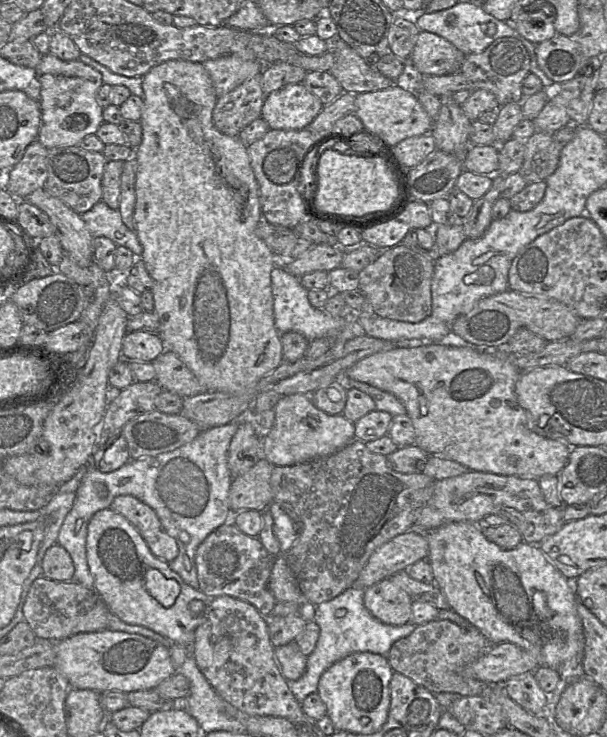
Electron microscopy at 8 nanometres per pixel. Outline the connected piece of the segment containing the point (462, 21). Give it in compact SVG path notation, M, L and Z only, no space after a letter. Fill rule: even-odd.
M458 2L456 5L454 5L451 8L437 11L437 12L420 12L417 15L413 17L415 24L419 28L420 31L426 31L426 32L431 32L434 34L437 34L438 36L441 36L442 38L445 38L449 42L451 42L457 49L459 49L463 54L469 55L469 54L478 54L483 52L489 45L491 45L494 41L496 41L499 38L502 37L512 37L517 40L519 40L526 48L529 57L530 57L530 72L535 74L540 81L542 82L544 87L551 86L553 84L559 84L555 83L553 80L551 80L547 75L541 70L541 68L538 65L537 62L537 56L536 56L536 45L529 40L527 40L525 37L520 35L512 26L510 23L498 20L494 16L490 15L487 13L483 8L482 4L480 3L474 3L474 2ZM493 22L497 26L496 33L492 36L487 36L483 31L482 31L482 25Z

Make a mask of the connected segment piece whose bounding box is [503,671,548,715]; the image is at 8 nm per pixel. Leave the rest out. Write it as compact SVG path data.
M534 671L513 677L503 683L507 695L526 711L542 715L547 703L547 694L539 687Z

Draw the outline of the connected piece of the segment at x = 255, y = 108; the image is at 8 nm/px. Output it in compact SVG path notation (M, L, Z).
M257 74L229 93L218 97L212 113L214 126L228 136L238 136L251 122L261 117L265 95Z

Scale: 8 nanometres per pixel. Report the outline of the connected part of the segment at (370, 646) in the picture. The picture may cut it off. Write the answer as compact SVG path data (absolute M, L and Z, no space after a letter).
M350 587L335 598L315 605L314 621L320 629L318 641L314 650L307 656L303 675L294 681L287 680L289 689L299 703L317 691L320 676L334 663L358 652L371 652L386 657L393 643L410 635L415 629L416 625L412 623L394 626L374 618L364 606L364 590Z

